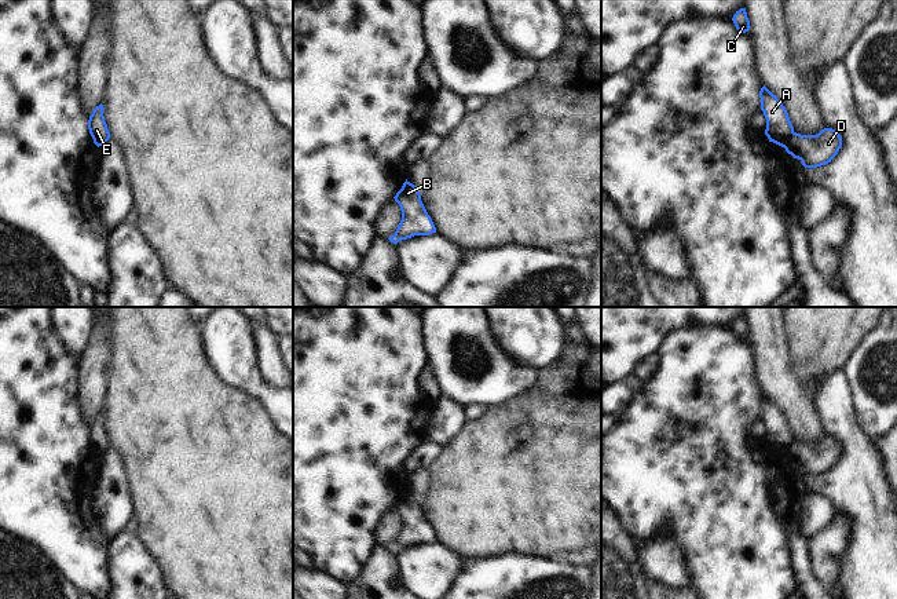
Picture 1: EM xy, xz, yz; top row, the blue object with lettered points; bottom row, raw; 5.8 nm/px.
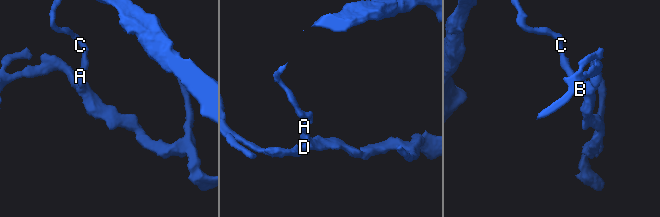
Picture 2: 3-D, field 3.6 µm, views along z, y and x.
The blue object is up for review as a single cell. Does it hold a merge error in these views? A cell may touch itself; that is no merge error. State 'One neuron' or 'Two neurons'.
Two neurons.

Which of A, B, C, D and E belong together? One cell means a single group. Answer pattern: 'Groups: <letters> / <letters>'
Groups: A C E / B D.

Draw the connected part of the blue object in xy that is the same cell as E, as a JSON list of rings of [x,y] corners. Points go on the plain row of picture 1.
[[[103,413],[96,414],[89,424],[88,438],[94,448],[94,452],[99,456],[110,448],[110,441],[103,424]]]

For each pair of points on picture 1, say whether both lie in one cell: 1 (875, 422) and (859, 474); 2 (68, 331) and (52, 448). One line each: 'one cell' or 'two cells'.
1: two cells
2: two cells

